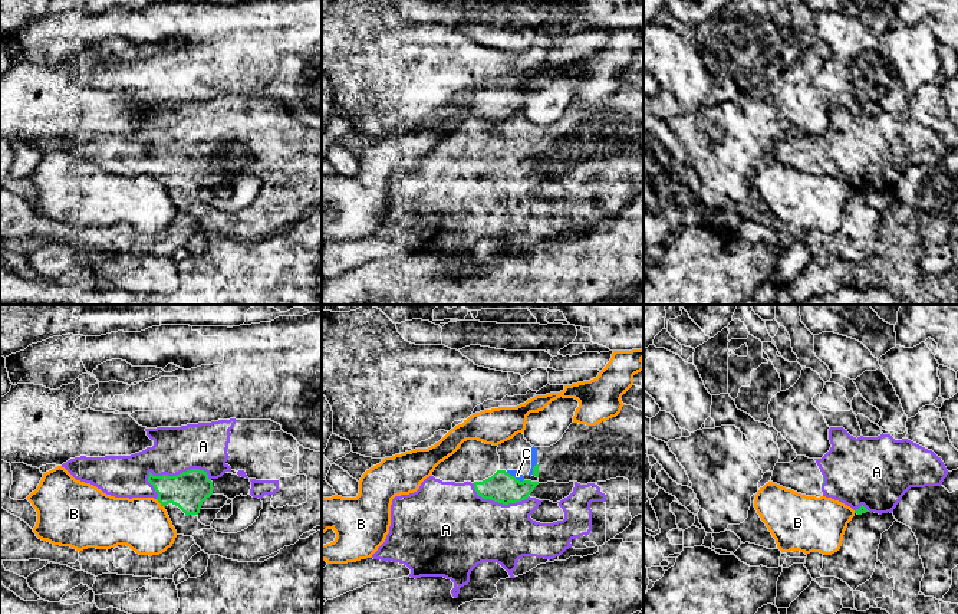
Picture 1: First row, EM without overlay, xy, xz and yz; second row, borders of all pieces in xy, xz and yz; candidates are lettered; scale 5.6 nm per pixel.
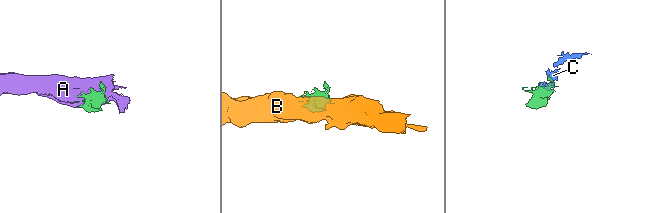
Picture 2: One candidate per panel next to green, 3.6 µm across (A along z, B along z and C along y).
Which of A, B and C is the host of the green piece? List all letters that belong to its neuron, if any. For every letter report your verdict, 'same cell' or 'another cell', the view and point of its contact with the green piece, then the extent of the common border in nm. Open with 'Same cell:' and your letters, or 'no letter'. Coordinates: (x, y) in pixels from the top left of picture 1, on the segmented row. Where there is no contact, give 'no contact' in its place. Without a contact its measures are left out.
Same cell: A, C
A: same cell; contact xy (180, 473); length 360 nm
B: another cell; contact xy (160, 502); length 80 nm
C: same cell; contact xz (513, 476); length 120 nm

